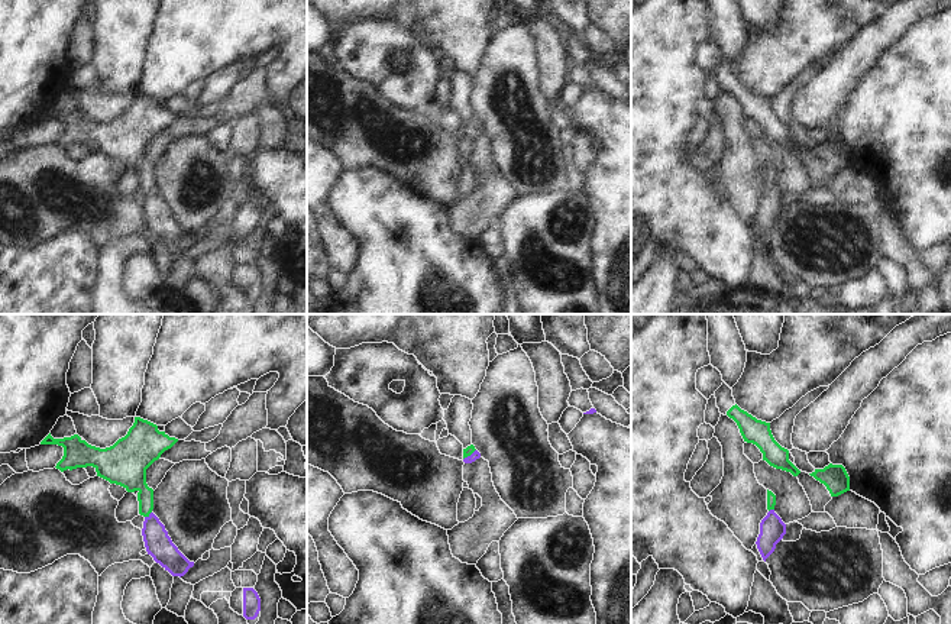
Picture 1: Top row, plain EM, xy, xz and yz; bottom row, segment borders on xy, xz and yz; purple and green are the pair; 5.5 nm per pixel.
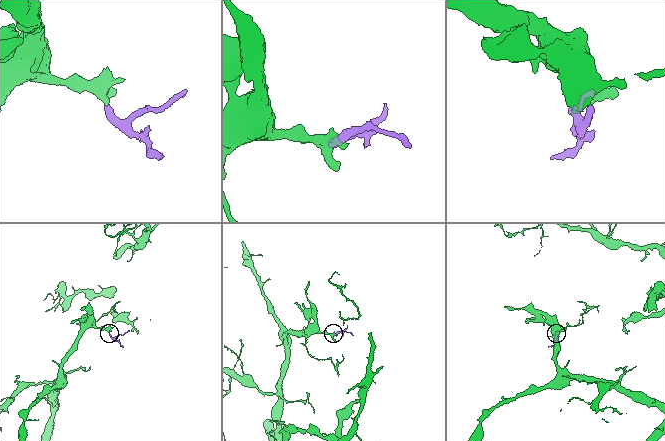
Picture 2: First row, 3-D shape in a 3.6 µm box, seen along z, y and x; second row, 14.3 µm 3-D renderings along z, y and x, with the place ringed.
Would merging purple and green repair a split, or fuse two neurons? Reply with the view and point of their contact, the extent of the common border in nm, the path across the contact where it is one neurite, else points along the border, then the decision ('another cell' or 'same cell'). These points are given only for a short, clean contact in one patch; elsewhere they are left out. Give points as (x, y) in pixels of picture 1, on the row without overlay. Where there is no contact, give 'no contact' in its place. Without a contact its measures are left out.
xy (149, 190) | 50 nm | across xy (158, 219), (149, 190), (145, 167), (130, 149) | same cell

